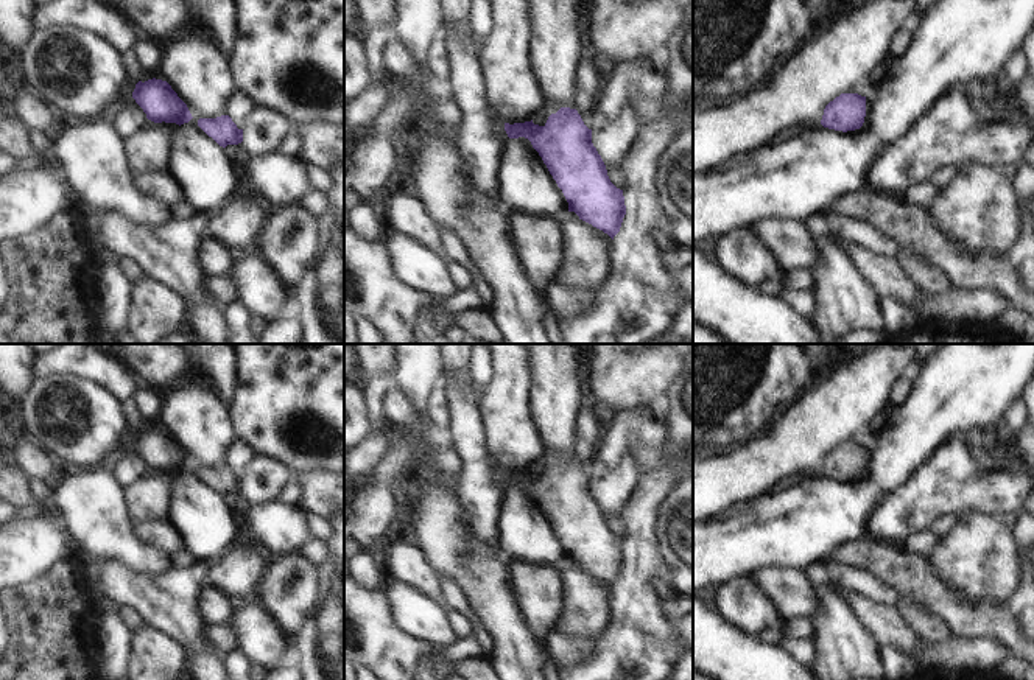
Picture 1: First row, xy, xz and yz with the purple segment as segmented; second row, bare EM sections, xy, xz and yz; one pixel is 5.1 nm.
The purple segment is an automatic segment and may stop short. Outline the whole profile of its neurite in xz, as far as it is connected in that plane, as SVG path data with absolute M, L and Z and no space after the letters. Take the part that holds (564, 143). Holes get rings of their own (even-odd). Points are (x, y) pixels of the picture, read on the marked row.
M547 100L542 123L505 123L509 138L525 137L539 152L562 190L568 212L607 233L620 232L626 215L623 190L617 188L592 143L589 129L576 109L557 107Z

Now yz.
M841 93L833 101L830 101L824 115L818 121L807 121L802 126L790 126L782 129L771 143L779 143L782 140L797 137L807 131L824 126L835 131L855 131L860 129L866 117L866 96L858 93Z

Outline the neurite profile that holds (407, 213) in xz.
M396 182L389 190L388 218L392 229L413 235L445 257L439 223L425 202L403 184Z

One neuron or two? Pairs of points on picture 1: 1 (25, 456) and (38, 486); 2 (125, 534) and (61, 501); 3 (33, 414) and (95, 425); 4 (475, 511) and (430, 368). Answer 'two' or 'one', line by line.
1: two
2: one
3: one
4: two

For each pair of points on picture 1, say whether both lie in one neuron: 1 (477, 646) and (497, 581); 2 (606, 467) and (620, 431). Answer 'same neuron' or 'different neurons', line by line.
1: different neurons
2: same neuron

